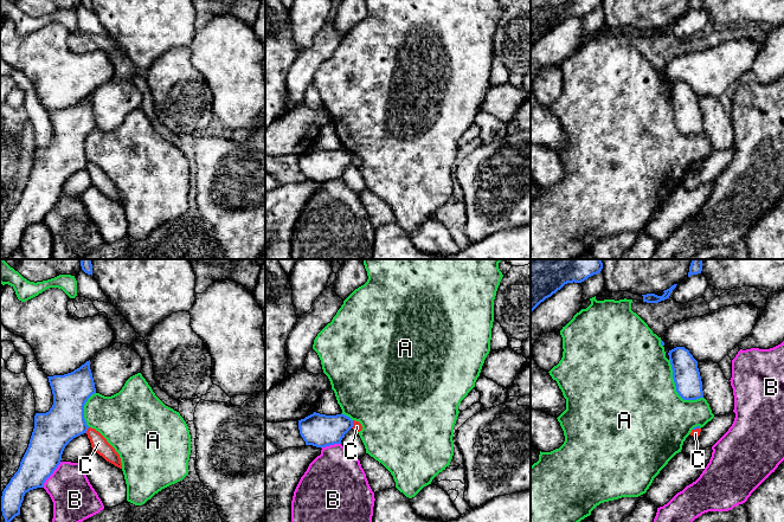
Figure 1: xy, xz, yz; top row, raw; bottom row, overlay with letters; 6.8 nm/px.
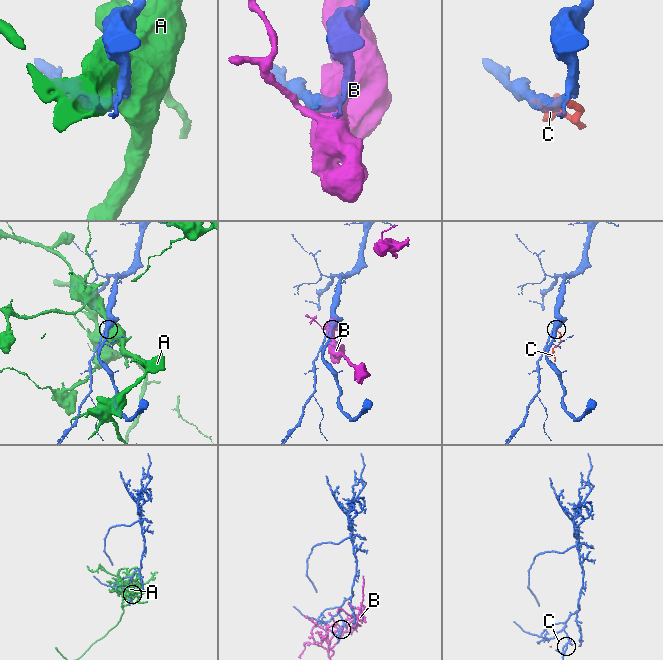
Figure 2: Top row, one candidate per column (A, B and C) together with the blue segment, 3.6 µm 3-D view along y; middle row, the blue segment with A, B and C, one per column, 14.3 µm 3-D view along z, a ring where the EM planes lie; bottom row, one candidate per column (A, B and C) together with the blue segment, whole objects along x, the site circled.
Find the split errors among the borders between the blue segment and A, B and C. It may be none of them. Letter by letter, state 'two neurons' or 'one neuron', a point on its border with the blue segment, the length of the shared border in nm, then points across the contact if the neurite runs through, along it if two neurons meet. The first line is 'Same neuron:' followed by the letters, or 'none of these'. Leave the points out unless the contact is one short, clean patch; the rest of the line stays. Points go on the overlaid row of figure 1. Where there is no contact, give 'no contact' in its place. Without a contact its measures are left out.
Same neuron: none of these
A: two neurons | yz (676, 388) | 360 nm
B: two neurons | xy (51, 474) | 220 nm
C: two neurons | xz (352, 424) | 60 nm | along xz (353, 420), (351, 427)

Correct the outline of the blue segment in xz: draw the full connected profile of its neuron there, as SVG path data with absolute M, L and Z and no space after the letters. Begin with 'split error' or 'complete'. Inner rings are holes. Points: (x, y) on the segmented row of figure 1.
complete | M314 412L298 420L300 434L306 445L326 447L341 444L345 434L353 427L353 420L345 414L326 415Z

